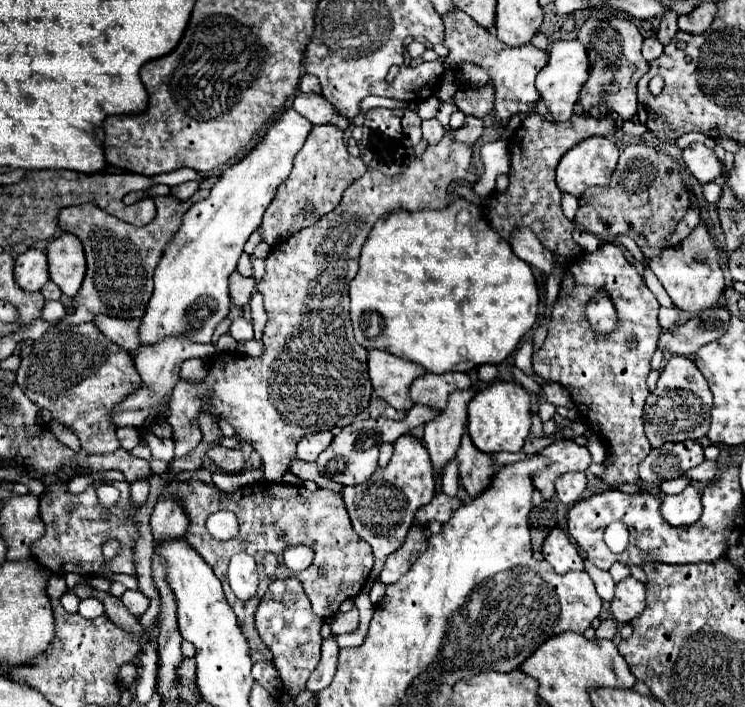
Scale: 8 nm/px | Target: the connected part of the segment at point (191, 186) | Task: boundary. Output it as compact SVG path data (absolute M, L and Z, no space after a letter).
M187 181L187 183L181 183L181 185L177 185L177 187L171 187L171 195L175 195L175 197L181 199L181 201L185 201L185 199L189 199L197 189L199 189L199 181Z

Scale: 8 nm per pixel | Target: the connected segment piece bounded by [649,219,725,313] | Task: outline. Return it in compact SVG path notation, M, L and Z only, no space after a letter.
M703 219L689 233L689 237L685 237L677 247L669 247L665 253L661 253L661 257L651 259L649 267L657 275L657 279L665 287L665 291L669 293L671 301L681 311L701 313L705 309L719 305L719 297L725 289L721 257L719 257L719 251L707 231L707 223Z

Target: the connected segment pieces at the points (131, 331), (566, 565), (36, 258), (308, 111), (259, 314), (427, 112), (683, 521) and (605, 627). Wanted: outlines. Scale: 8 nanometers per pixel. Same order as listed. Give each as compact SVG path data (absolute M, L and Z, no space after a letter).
M99 315L93 319L93 323L105 337L127 351L133 353L141 347L141 341L137 341L137 327L141 325L141 319L117 319L109 315Z
M559 527L551 529L547 539L543 541L543 557L553 565L553 569L563 575L567 571L581 571L583 569L583 559L579 557L575 545L567 537L567 533Z
M29 249L23 255L19 255L15 259L15 279L17 285L27 291L27 293L35 293L41 291L41 287L49 281L49 273L47 273L47 255L39 249Z
M299 93L293 101L293 109L297 113L301 113L303 117L307 117L313 125L327 123L327 125L335 125L341 131L345 131L349 127L349 119L339 115L333 109L333 105L329 105L329 101L325 101L325 97L321 97L321 95Z
M256 291L250 301L251 321L253 321L253 329L255 329L255 339L261 339L263 327L267 323L267 314L264 309L263 295Z
M429 97L429 99L425 99L423 103L419 103L419 117L421 119L429 119L429 117L435 117L437 115L437 109L439 109L439 99L437 97Z
M685 487L679 495L665 495L661 515L673 527L689 527L701 517L701 499L695 487Z
M601 621L601 625L595 629L595 637L607 637L607 639L613 639L617 627L615 627L615 621Z

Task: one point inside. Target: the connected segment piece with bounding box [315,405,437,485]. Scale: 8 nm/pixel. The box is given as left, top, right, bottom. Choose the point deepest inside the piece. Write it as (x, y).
(351, 459)

